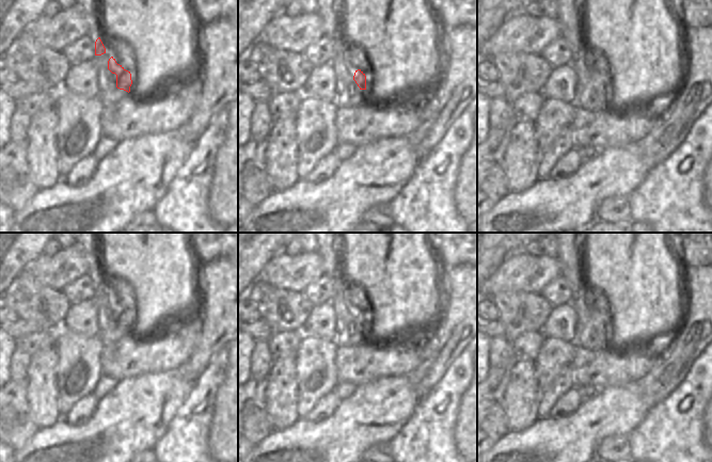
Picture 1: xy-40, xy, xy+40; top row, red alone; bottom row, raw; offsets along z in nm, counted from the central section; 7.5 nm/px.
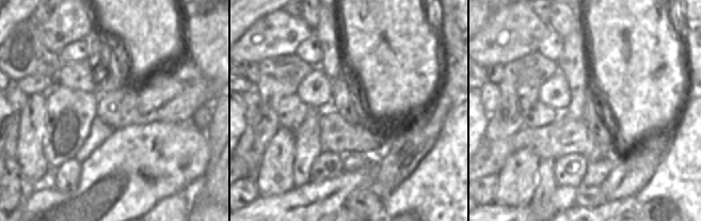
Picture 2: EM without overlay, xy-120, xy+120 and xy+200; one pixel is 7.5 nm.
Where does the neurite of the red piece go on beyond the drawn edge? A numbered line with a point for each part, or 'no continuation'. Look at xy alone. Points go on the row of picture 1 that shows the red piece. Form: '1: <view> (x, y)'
1: xy (349, 94).

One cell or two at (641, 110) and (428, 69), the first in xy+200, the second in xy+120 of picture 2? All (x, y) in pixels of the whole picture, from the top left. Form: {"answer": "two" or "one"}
{"answer": "one"}

